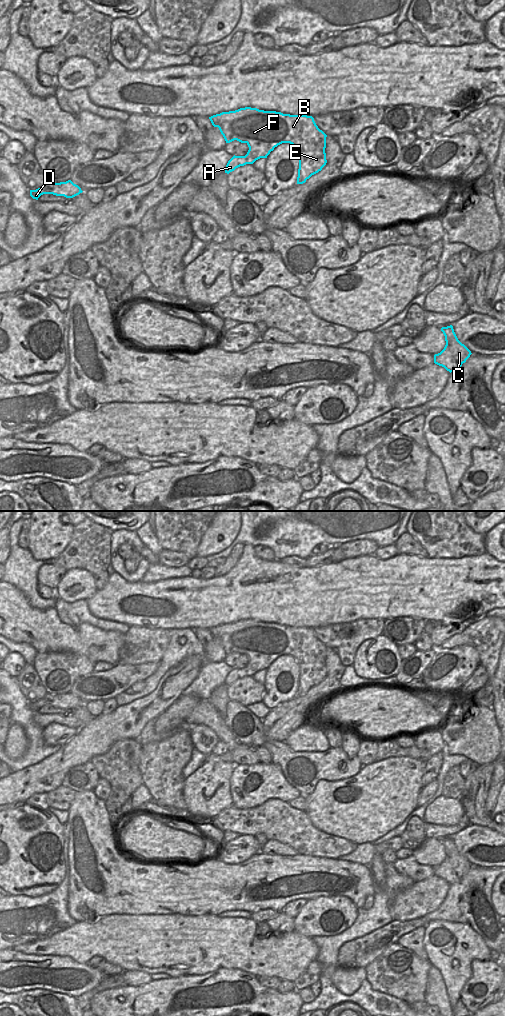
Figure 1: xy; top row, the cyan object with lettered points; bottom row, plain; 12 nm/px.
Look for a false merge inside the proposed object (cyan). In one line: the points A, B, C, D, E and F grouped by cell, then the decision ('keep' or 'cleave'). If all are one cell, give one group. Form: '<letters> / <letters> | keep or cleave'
A B C D E F | keep

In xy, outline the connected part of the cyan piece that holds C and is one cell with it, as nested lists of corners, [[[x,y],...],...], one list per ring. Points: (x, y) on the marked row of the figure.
[[[452,325],[442,327],[441,331],[445,336],[446,345],[440,353],[434,355],[434,363],[451,373],[461,367],[472,353],[458,340]]]

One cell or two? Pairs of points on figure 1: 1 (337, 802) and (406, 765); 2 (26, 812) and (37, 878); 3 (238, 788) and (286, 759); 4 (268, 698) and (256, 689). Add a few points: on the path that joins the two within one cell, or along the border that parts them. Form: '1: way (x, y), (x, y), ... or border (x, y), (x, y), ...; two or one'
1: way (354, 803), (368, 803), (389, 782); one
2: way (20, 828), (20, 856), (26, 862); one
3: border (271, 762), (280, 768), (283, 776), (290, 784); two
4: border (263, 684), (264, 694), (261, 701); two

